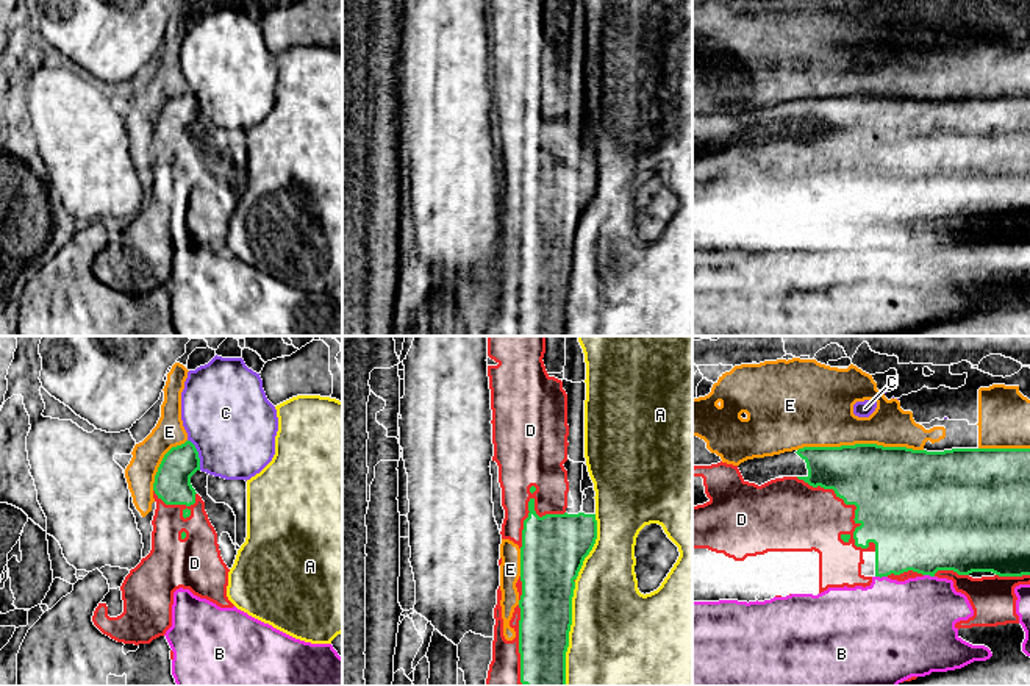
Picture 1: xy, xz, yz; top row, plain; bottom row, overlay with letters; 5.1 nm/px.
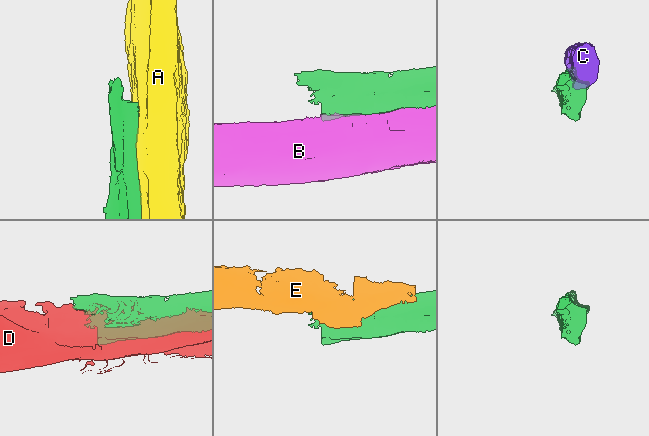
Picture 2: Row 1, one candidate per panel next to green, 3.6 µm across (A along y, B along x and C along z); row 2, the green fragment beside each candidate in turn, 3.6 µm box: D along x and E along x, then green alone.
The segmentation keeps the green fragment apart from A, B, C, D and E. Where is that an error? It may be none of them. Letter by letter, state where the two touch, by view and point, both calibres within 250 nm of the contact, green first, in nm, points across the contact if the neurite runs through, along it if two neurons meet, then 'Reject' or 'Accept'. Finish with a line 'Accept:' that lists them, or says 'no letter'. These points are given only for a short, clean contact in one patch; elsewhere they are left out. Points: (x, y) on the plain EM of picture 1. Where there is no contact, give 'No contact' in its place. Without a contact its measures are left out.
A: Touches green at xz (571, 250). Thickness 320 nm (green) against 440 nm. Reject
B: Touches green at yz (882, 225). Thickness 360 nm (green) against 440 nm. Reject
C: Touches green at xy (197, 105). Thickness 190 nm (green) against 440 nm. Reject
D: Touches green at yz (857, 158). Thickness 500 nm (green) against 320 nm. Accept
E: Touches green at yz (860, 94). Thickness 400 nm (green) against 320 nm. Reject
Accept: D

